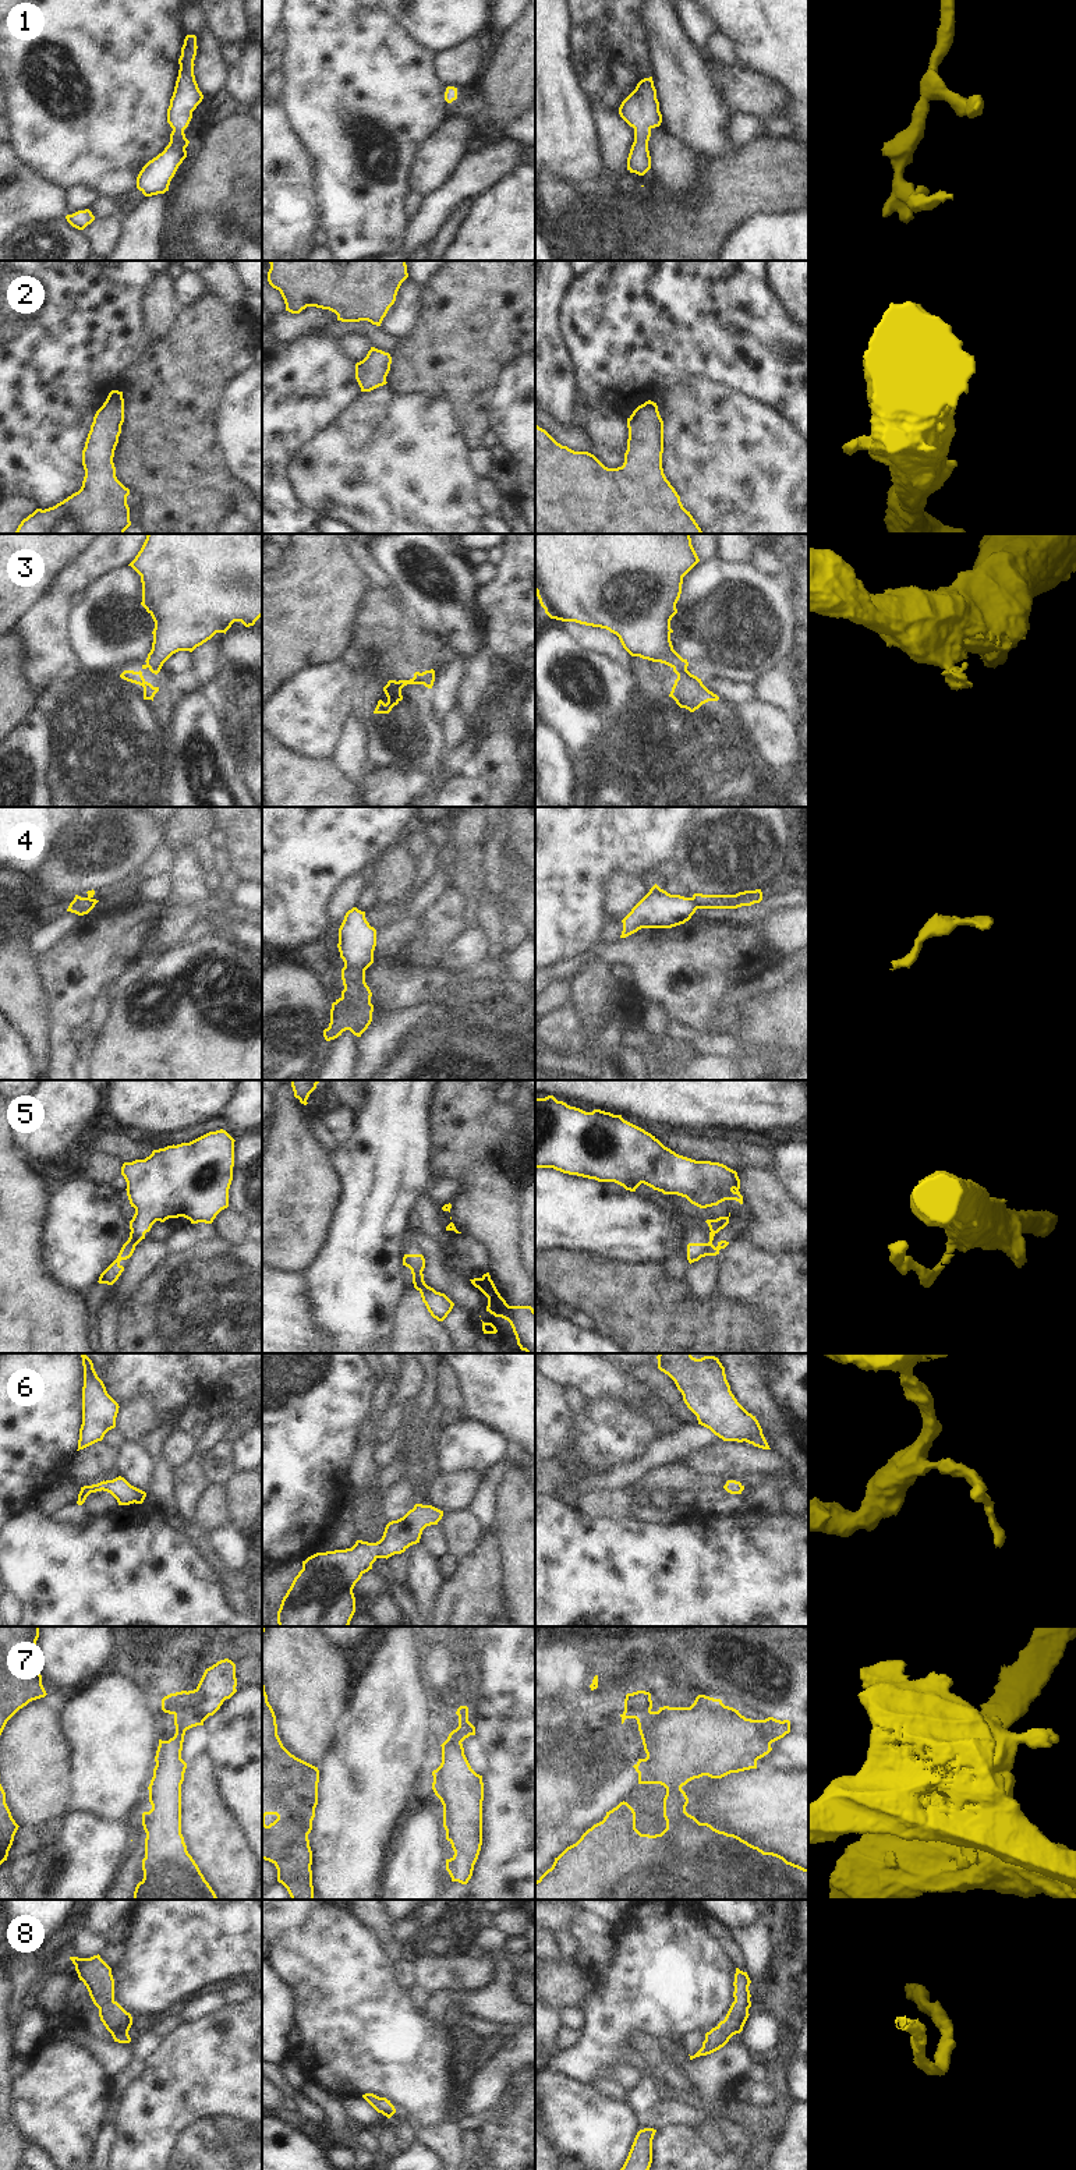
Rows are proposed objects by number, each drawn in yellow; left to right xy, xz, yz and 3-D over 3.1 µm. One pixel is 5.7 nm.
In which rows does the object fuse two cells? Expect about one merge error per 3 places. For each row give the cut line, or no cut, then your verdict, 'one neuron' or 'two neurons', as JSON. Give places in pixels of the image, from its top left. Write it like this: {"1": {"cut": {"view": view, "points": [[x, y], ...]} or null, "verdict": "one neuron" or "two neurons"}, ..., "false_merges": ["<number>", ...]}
{"1": {"cut": null, "verdict": "one neuron"}, "2": {"cut": null, "verdict": "one neuron"}, "3": {"cut": {"view": "xz", "points": [[428, 671], [428, 678], [423, 683]]}, "verdict": "two neurons"}, "4": {"cut": {"view": "xz", "points": [[344, 966], [365, 969]]}, "verdict": "two neurons"}, "5": {"cut": null, "verdict": "one neuron"}, "6": {"cut": null, "verdict": "one neuron"}, "7": {"cut": {"view": "yz", "points": [[651, 1712], [647, 1721], [639, 1730]]}, "verdict": "two neurons"}, "8": {"cut": null, "verdict": "one neuron"}, "false_merges": ["3", "4", "7"]}

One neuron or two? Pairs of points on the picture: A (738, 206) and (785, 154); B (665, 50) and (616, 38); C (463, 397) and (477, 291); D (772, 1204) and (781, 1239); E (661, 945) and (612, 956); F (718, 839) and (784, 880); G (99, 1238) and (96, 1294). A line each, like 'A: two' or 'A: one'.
A: one
B: two
C: one
D: one
E: one
F: one
G: two

